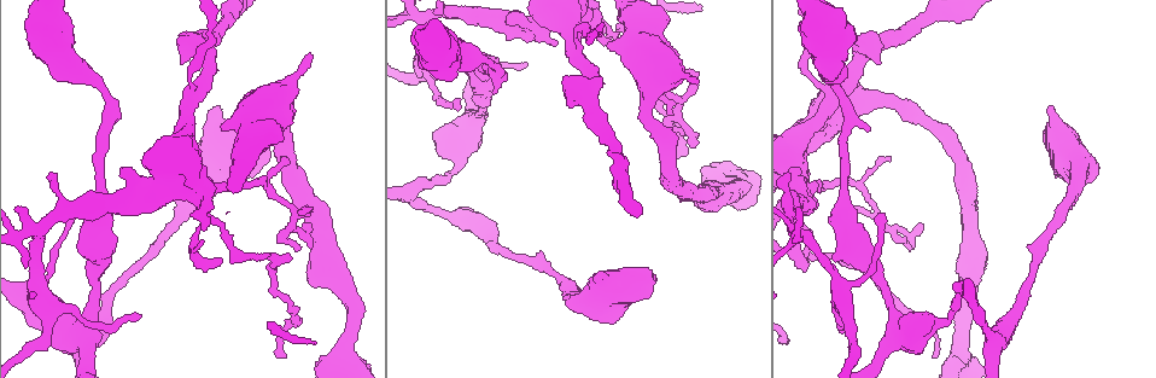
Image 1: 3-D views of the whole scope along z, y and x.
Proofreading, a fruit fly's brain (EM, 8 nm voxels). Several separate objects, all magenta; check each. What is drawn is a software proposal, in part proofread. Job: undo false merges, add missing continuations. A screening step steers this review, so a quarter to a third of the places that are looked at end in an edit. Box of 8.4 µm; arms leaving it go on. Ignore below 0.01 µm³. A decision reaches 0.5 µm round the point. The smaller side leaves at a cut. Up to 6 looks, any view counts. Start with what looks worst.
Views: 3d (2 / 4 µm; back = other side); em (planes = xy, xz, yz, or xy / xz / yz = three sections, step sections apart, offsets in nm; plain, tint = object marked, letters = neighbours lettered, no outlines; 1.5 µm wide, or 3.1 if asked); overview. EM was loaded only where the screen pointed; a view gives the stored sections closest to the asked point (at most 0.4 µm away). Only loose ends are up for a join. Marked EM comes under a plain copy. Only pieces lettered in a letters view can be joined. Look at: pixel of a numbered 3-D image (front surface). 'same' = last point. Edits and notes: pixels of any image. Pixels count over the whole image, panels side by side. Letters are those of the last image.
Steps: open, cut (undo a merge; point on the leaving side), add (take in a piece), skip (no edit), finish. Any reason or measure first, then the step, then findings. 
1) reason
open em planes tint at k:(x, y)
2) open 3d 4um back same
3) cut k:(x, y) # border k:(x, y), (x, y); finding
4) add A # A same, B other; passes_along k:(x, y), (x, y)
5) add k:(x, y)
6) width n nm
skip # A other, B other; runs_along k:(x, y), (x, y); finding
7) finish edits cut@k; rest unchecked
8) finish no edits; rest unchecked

branch stops here
open em planes letters at 1:(869, 131)

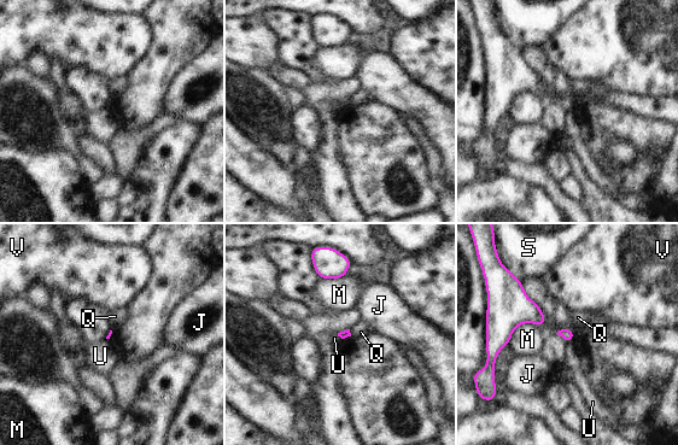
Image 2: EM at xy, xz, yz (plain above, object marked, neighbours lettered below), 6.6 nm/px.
skip # J other, M other, Q other, S other, U other, V other; border 2:(572, 339), (567, 344); none of them fits

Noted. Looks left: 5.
free end
open em xz step 4 tint at 1:(286, 157)

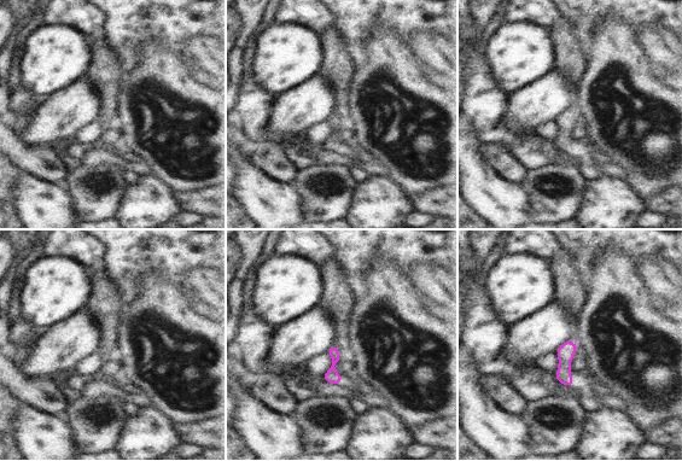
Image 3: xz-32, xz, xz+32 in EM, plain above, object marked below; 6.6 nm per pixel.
open em planes letters same

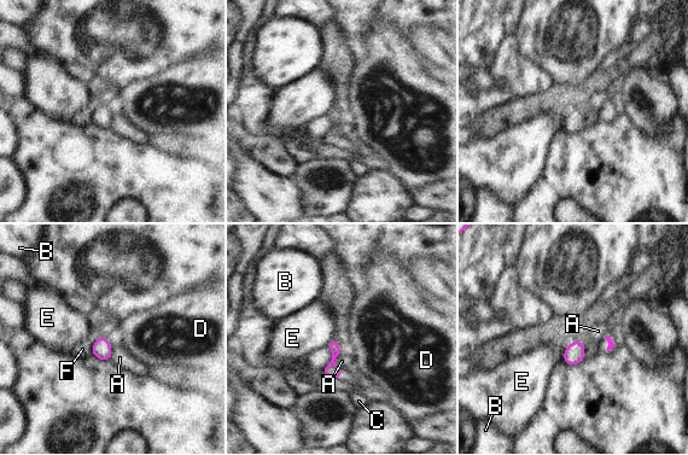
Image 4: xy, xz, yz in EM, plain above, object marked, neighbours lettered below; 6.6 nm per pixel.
add C # A other, B other, C same, D other, E other, F other; it goes on there

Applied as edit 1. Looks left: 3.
thin end
open em planes letters at 1:(528, 63)

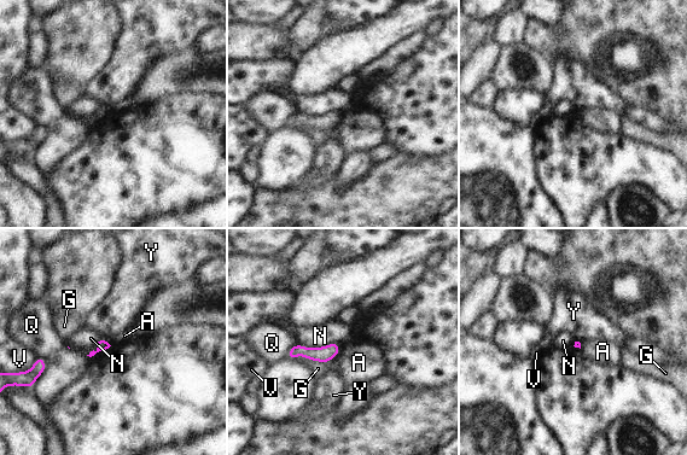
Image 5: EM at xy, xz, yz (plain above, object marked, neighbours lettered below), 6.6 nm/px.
skip # A other, G other, N other, Q other, V other, Y other; border 5:(298, 343), (314, 348), (339, 344); no lettered piece goes on from it

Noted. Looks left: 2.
finish edits add@4; rest unchecked

